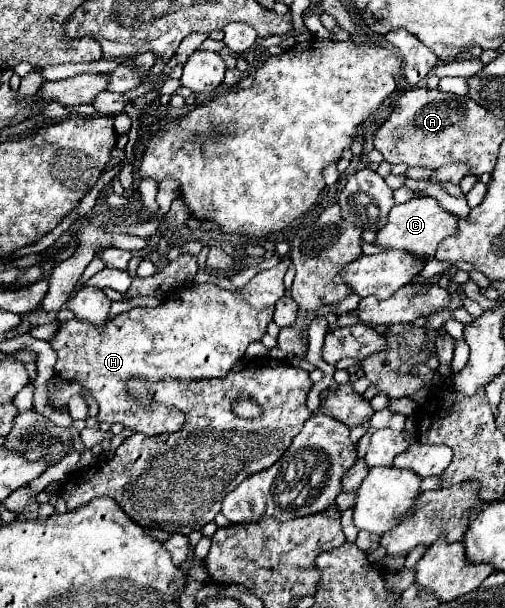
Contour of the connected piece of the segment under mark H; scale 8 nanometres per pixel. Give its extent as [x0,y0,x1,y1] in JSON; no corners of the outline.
[49,259,291,435]

